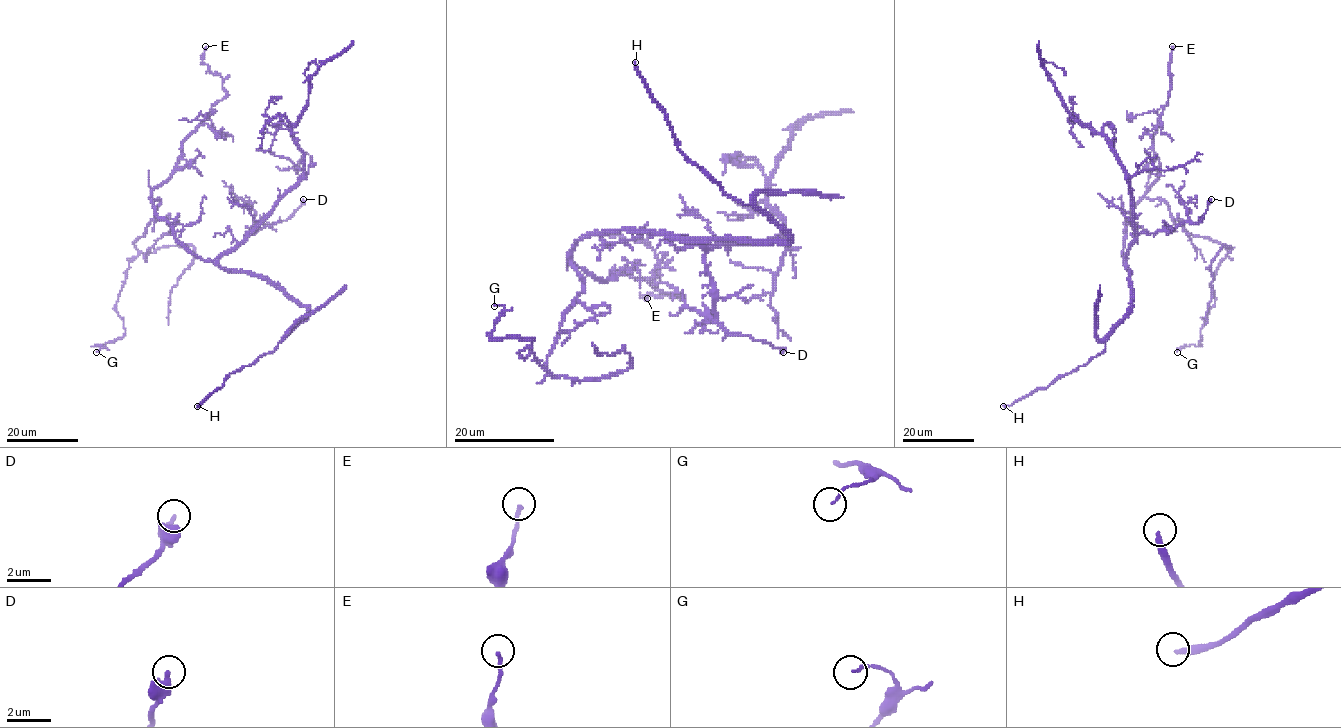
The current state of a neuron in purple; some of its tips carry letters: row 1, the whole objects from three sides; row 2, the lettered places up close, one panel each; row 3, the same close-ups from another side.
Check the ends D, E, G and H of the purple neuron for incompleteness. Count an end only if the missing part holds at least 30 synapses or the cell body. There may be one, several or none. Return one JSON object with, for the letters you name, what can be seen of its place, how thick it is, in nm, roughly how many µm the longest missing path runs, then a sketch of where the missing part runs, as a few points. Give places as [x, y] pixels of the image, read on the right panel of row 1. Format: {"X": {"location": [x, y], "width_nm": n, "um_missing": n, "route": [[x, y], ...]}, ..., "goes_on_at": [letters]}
{"H": {"location": [1003, 406], "width_nm": 260, "um_missing": 35}, "goes_on_at": ["H"]}

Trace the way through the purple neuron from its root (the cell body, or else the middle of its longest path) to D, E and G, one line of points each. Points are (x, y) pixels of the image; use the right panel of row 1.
D: (1124, 244), (1124, 260), (1129, 245), (1140, 233), (1174, 230), (1184, 223), (1198, 224), (1211, 199)
E: (1124, 244), (1126, 219), (1159, 173), (1153, 135), (1171, 87), (1168, 65), (1172, 46)
G: (1124, 244), (1126, 219), (1149, 197), (1228, 250), (1211, 283), (1201, 346), (1177, 352)

